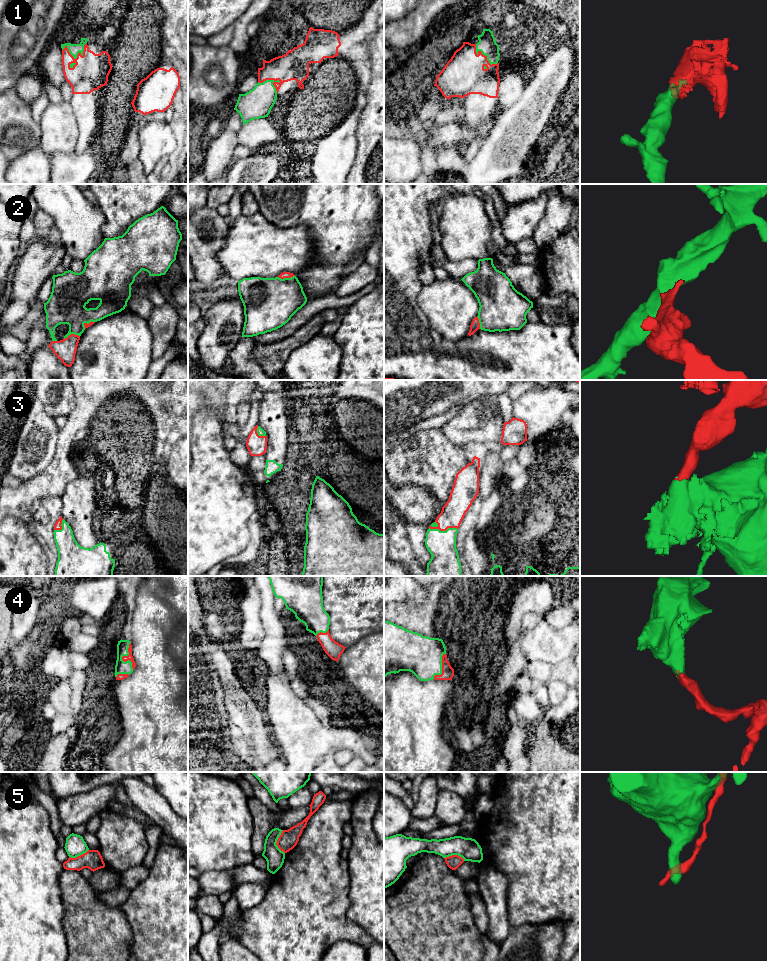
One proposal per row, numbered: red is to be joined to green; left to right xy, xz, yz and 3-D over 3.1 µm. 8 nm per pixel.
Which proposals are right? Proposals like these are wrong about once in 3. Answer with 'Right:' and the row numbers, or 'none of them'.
Right: 1, 2, 3, 4

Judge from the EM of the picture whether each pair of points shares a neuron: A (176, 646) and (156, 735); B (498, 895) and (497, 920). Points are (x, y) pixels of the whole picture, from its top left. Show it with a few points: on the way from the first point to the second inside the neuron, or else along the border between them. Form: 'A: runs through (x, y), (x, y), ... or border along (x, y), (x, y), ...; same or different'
A: border along (171, 634), (168, 640), (168, 651), (177, 660); different
B: runs through (497, 901), (497, 914); same

